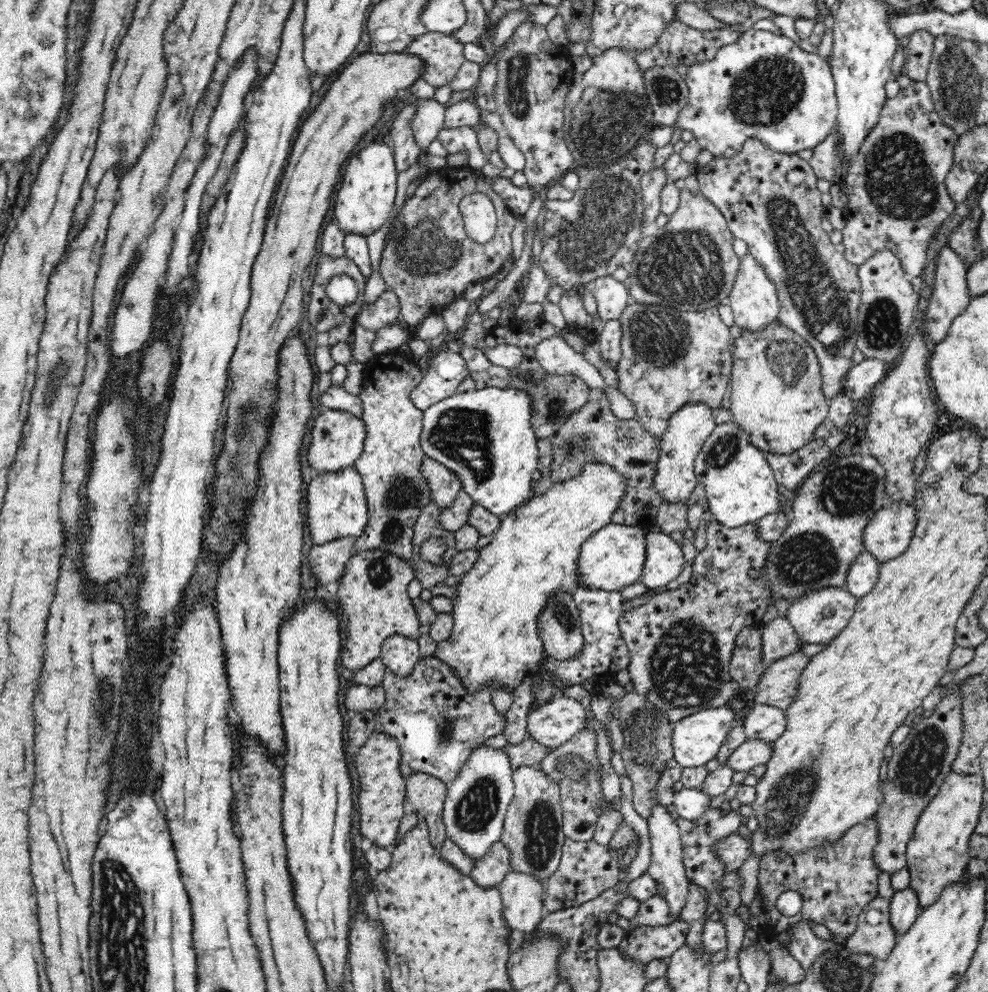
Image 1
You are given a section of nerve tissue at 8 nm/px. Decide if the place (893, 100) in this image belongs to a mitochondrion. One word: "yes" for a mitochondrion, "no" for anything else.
no

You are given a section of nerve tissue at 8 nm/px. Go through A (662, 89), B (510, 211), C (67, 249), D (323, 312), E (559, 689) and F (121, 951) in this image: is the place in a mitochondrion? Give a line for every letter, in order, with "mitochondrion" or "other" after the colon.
A: mitochondrion
B: other
C: other
D: mitochondrion
E: other
F: mitochondrion

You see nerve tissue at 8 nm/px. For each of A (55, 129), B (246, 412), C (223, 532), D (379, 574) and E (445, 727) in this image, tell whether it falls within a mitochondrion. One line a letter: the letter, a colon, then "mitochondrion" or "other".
A: other
B: mitochondrion
C: mitochondrion
D: mitochondrion
E: mitochondrion

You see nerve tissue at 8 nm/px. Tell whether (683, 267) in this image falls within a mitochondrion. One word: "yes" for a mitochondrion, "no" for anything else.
yes

